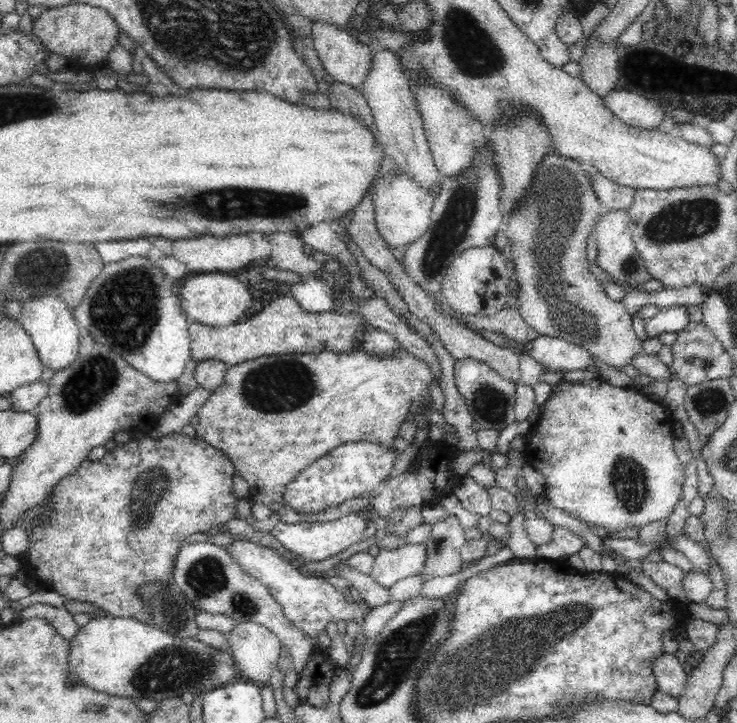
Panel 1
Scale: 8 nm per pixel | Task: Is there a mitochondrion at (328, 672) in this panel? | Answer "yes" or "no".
no

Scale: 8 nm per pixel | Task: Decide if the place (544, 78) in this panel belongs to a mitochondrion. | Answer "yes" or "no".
no

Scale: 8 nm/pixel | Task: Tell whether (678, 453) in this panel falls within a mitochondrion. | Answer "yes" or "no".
no

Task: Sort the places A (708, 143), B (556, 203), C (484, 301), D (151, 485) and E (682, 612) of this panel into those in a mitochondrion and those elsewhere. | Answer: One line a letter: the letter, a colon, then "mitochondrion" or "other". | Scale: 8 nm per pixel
A: other
B: mitochondrion
C: other
D: mitochondrion
E: other

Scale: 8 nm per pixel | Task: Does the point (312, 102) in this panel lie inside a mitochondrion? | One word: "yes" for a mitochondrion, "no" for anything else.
no

